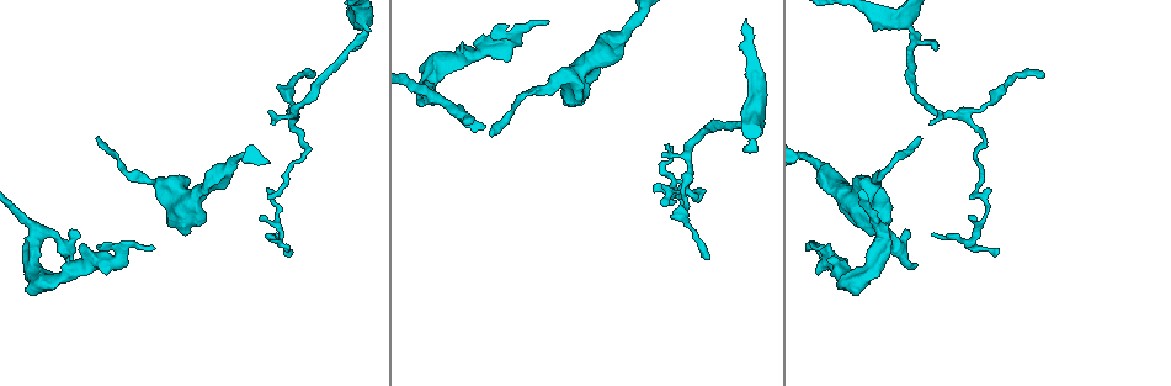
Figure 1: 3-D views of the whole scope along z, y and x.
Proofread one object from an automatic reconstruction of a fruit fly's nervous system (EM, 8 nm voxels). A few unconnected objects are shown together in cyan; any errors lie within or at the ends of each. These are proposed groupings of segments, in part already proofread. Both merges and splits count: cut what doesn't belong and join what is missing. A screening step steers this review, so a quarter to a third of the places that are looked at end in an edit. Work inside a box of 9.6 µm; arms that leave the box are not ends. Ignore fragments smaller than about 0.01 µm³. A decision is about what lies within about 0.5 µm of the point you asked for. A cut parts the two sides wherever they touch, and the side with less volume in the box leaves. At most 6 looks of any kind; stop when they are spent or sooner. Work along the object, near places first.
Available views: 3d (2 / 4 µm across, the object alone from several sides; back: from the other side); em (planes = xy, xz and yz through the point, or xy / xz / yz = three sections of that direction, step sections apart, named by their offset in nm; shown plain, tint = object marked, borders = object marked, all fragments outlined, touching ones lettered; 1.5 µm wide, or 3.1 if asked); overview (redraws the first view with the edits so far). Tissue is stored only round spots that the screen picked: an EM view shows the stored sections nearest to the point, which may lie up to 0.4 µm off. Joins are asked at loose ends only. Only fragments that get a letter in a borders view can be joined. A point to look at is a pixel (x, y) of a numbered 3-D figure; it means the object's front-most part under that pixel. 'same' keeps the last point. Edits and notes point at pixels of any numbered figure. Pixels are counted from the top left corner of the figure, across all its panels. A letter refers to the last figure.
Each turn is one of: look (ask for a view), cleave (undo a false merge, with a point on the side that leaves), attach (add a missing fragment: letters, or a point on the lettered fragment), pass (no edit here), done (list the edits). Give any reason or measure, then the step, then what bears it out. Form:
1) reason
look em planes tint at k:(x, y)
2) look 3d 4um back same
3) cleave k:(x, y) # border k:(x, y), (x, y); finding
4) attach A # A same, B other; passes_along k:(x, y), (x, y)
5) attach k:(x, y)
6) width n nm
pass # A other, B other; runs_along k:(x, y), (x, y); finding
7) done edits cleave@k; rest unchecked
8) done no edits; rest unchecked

tapers out
look em planes borders at 1:(997, 253)

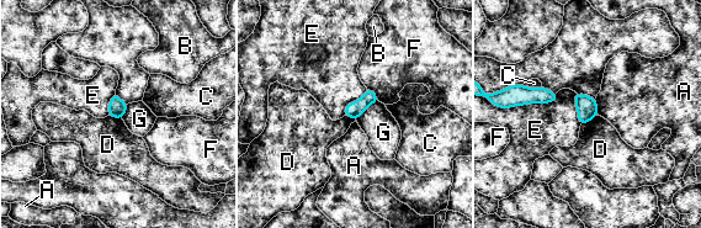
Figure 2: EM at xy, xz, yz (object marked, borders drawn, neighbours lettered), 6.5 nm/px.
width 110 nm
pass # A other, B other, C other, D other, E other, F other, G other; no lettered fragment goes on from it

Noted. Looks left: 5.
branch stops here
look em xy step 4 borders at 1:(202, 220)

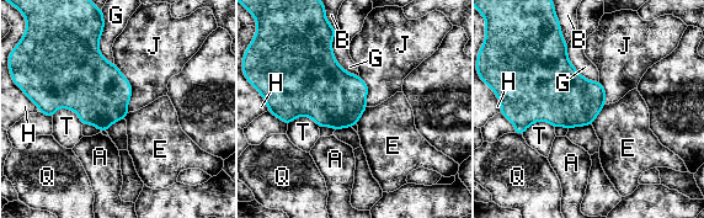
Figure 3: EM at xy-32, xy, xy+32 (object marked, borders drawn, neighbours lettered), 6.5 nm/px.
pass # A other, B other, E other, G other, H other, J other, Q other, T other; no lettered fragment goes on from it

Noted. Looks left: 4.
thin end
look em planes plain at 1:(98, 137)

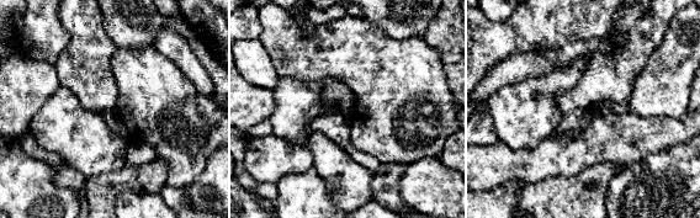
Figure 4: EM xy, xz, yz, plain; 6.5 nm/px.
what lies round it
look em planes borders same

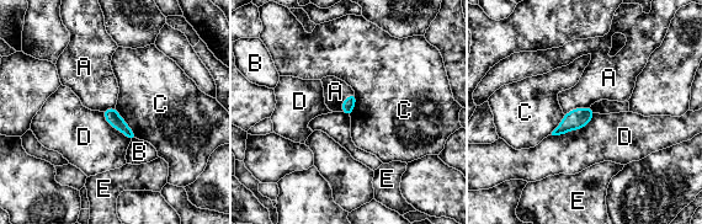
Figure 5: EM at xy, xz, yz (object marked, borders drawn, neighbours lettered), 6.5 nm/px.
width 80 nm
pass # A other, B other, C other, D other, E other; border 5:(589, 106), (573, 108), (564, 115); no lettered fragment goes on from it

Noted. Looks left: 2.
done no edits; rest unchecked

